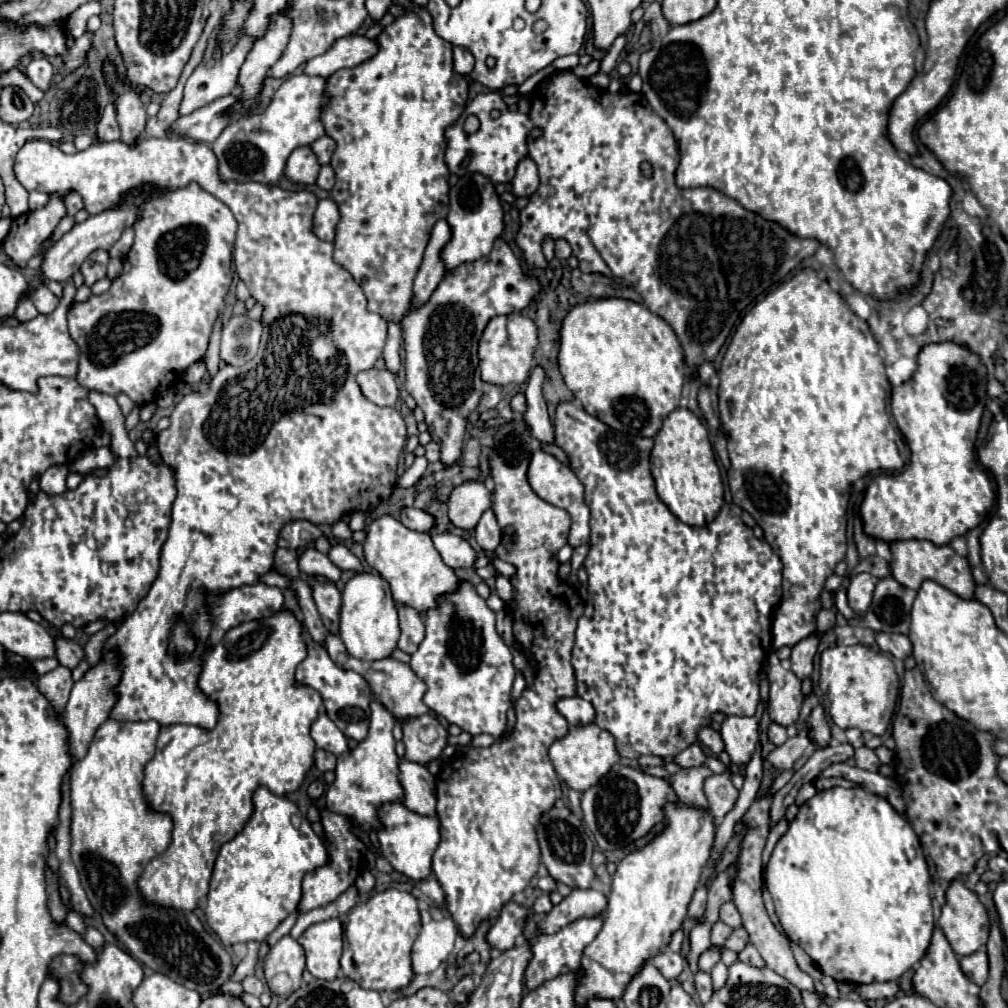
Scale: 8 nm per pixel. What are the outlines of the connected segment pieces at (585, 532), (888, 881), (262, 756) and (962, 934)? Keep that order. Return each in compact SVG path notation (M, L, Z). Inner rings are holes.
M534 450L532 458L530 458L530 466L528 466L528 482L542 500L568 510L568 514L572 516L568 544L574 548L586 544L590 540L590 512L588 512L588 506L584 504L584 486L580 484L578 476L566 464L560 464L554 456L550 456L542 450Z
M828 788L812 796L808 802L804 802L796 814L796 818L788 824L788 830L774 846L774 852L770 856L770 862L766 866L766 888L774 900L776 914L780 918L782 928L790 936L792 942L800 944L802 950L818 964L822 974L832 976L836 982L854 982L854 984L870 984L870 982L888 982L898 980L904 972L908 972L930 946L932 930L934 930L934 910L930 900L930 874L924 850L920 846L920 840L916 832L912 830L910 822L900 816L886 798L868 794L864 788Z
M278 610L274 612L270 618L264 618L264 620L250 620L248 624L240 624L240 628L232 628L232 632L228 632L228 636L224 636L224 640L216 646L210 648L206 660L204 660L204 668L202 668L202 674L200 674L200 690L210 696L212 700L218 702L220 706L220 718L218 718L218 724L214 730L202 730L198 726L186 726L186 724L172 724L172 726L164 726L160 730L160 736L158 736L158 746L156 746L156 756L146 764L146 770L144 770L144 794L146 794L146 800L148 804L158 810L158 812L168 812L174 820L174 832L172 832L172 844L168 846L168 850L160 856L156 856L144 870L138 886L140 886L140 892L152 902L152 904L160 904L160 906L172 906L176 910L194 910L198 900L204 898L208 894L208 882L210 882L210 876L212 876L212 868L214 868L214 860L218 856L218 850L224 842L232 840L242 828L244 824L248 822L248 818L252 816L254 812L254 804L252 804L252 794L258 786L266 786L268 790L272 790L274 794L278 796L286 796L290 792L296 792L300 788L300 784L304 782L306 778L306 772L312 768L314 764L314 750L316 750L316 744L310 736L310 726L312 722L316 720L318 712L320 712L320 706L322 706L322 698L320 694L310 688L310 686L302 686L296 682L294 678L294 672L296 672L296 666L306 658L306 642L304 642L304 636L302 636L302 622L290 612L290 610Z
M952 882L946 892L946 902L938 918L946 940L958 956L968 956L982 948L988 940L990 924L986 908L976 892L960 882Z

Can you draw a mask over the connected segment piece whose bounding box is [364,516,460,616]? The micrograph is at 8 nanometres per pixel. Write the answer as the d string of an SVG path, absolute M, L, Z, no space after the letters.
M392 516L372 520L372 524L366 530L368 530L364 542L366 562L390 584L392 598L396 604L416 608L420 616L426 616L428 610L436 608L436 600L440 596L452 594L460 586L460 578L452 568L448 568L442 562L440 554L432 544L430 534L414 532Z

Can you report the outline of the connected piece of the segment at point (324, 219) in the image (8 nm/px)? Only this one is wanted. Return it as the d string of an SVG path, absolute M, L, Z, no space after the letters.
M332 198L320 200L314 214L314 234L322 240L332 242L336 238L336 224L340 222L338 204Z

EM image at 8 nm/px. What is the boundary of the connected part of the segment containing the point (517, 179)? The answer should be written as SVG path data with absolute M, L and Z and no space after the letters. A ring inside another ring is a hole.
M522 158L516 166L516 176L512 180L516 196L532 196L538 188L538 170L532 158Z

